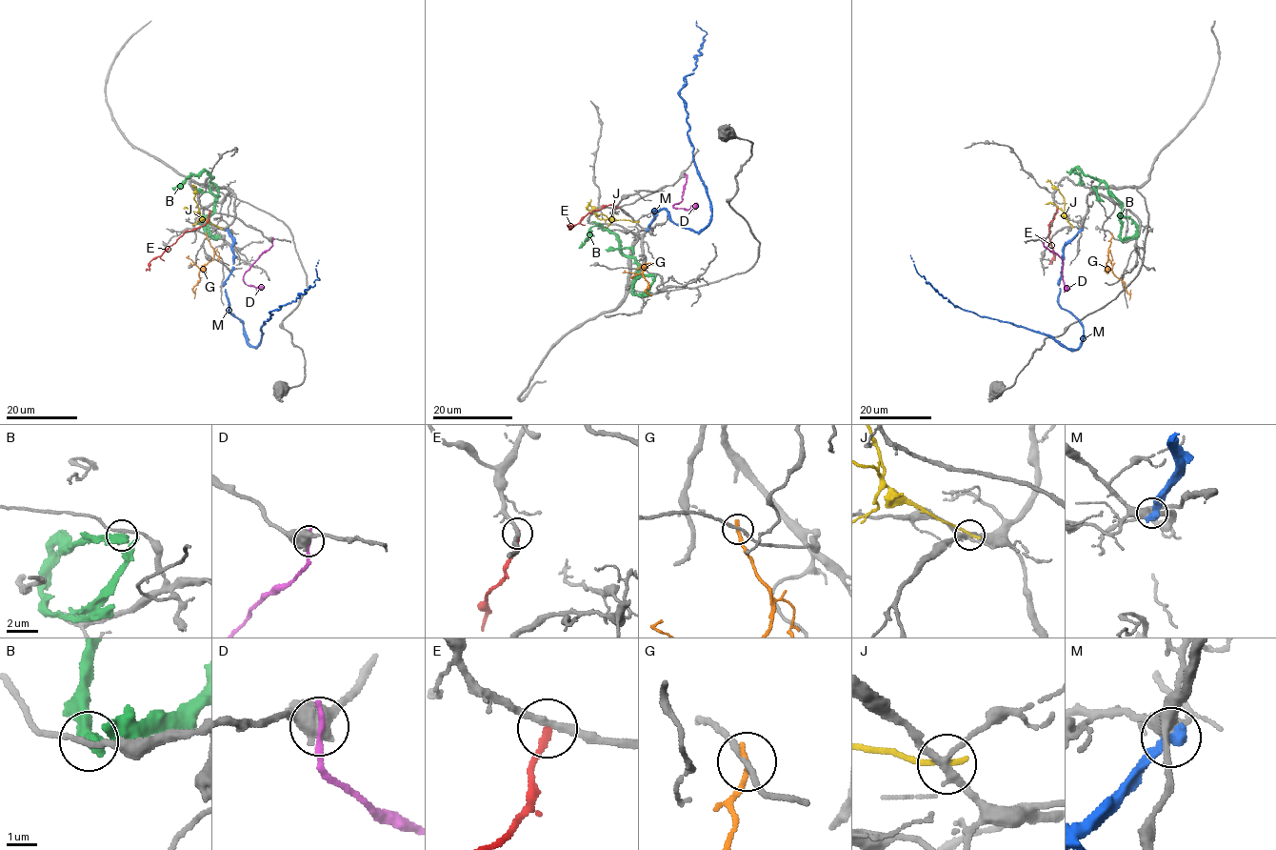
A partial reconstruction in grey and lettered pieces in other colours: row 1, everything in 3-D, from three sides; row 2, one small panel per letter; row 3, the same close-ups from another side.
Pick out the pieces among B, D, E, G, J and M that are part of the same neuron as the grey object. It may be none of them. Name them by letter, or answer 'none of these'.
none of these

